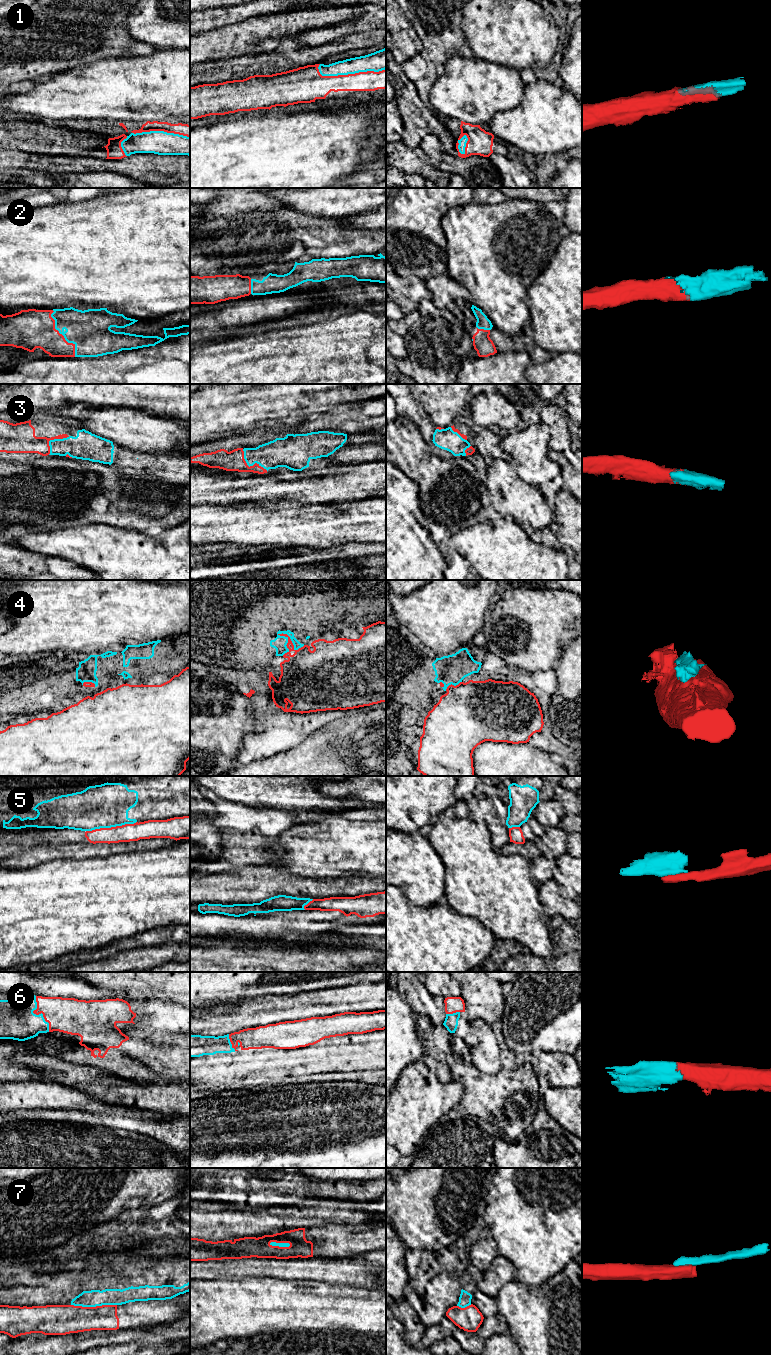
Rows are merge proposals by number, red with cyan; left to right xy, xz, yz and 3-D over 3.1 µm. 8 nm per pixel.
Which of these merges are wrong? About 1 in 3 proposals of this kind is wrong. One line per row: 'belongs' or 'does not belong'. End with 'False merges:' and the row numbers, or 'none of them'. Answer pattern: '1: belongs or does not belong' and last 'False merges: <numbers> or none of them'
1: belongs
2: belongs
3: belongs
4: does not belong
5: does not belong
6: belongs
7: does not belong
False merges: 4, 5, 7

